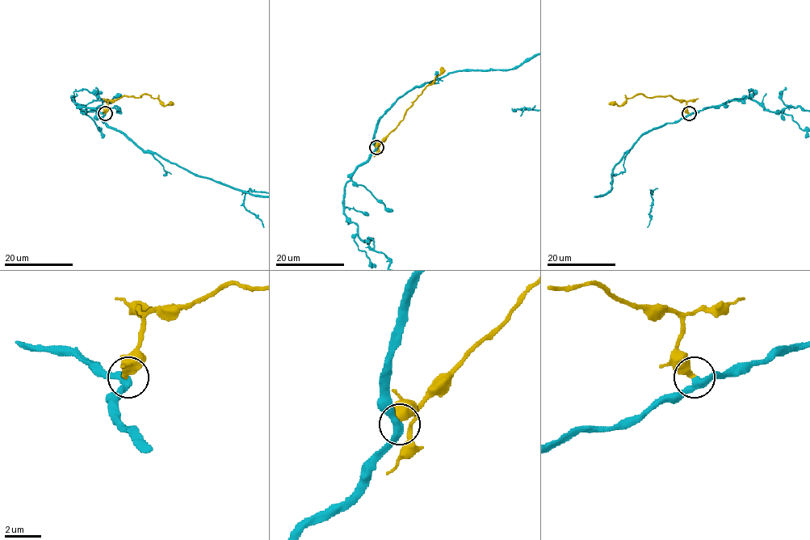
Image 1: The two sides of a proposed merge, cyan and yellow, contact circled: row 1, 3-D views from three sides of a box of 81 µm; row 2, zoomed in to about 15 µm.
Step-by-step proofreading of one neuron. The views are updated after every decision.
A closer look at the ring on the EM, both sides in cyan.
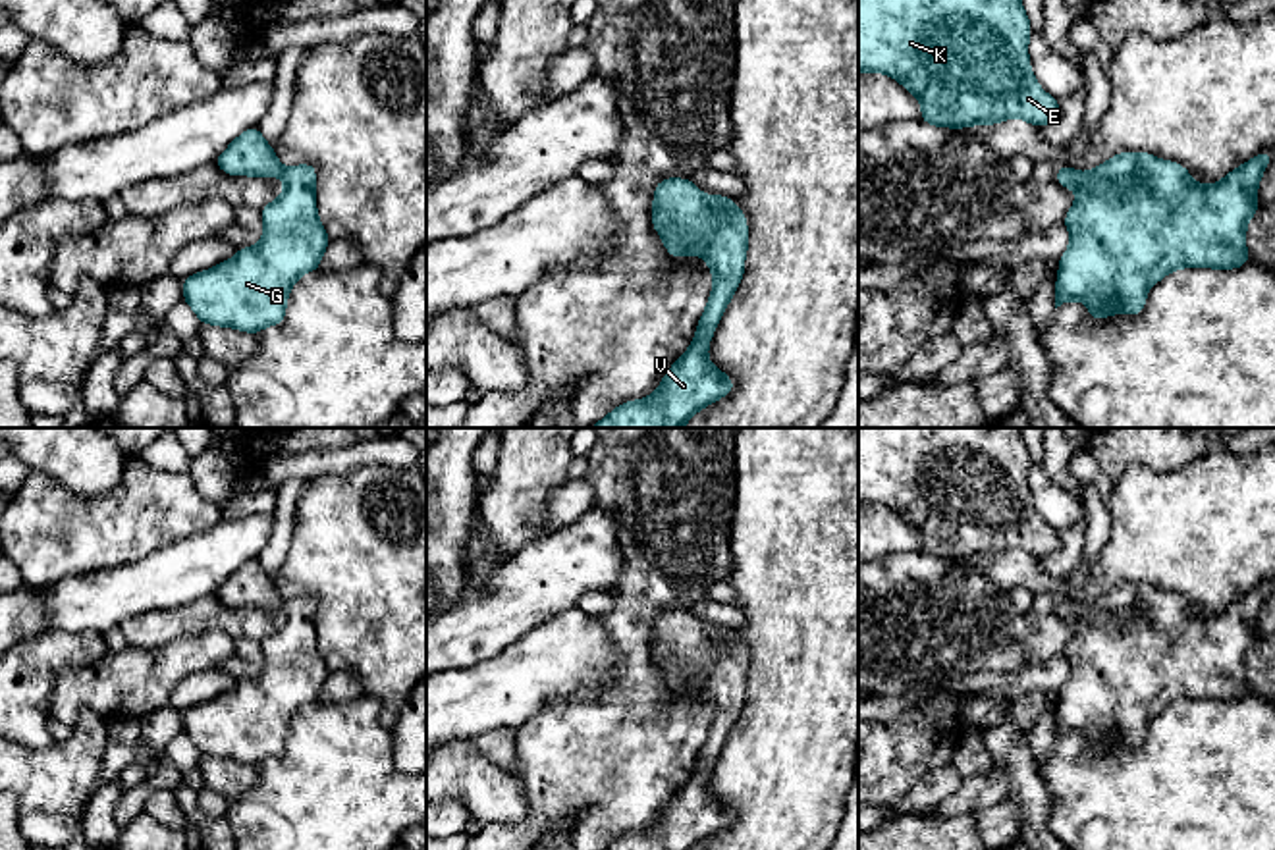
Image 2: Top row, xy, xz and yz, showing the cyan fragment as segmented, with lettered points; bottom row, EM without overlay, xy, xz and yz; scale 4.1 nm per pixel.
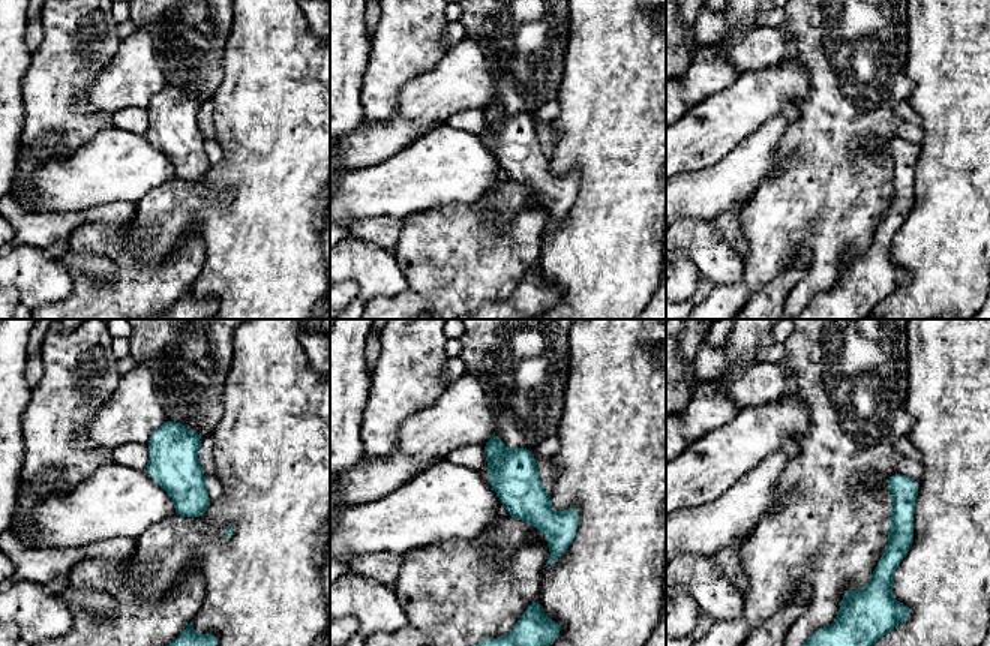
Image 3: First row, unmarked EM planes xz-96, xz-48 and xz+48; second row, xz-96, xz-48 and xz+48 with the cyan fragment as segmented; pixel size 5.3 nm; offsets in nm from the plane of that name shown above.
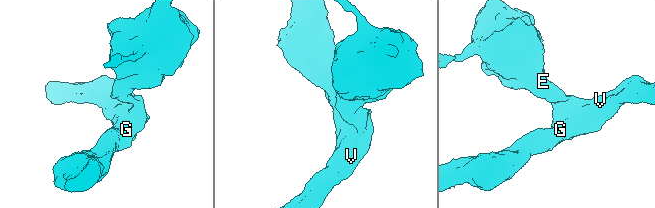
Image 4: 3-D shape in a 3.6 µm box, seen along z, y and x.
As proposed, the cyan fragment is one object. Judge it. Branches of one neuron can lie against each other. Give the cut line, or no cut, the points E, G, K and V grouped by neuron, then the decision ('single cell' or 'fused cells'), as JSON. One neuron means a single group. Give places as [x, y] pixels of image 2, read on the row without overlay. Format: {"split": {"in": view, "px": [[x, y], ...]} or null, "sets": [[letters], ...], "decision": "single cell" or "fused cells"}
{"split": null, "sets": [["E", "G", "K", "V"]], "decision": "single cell"}

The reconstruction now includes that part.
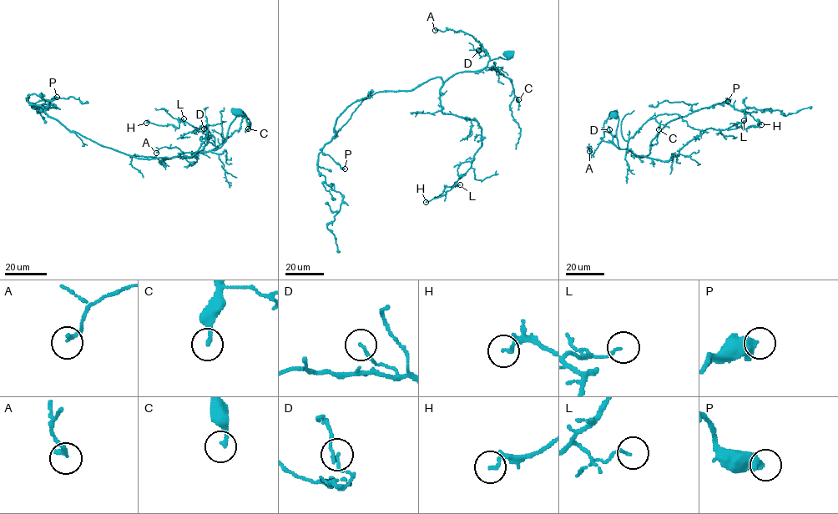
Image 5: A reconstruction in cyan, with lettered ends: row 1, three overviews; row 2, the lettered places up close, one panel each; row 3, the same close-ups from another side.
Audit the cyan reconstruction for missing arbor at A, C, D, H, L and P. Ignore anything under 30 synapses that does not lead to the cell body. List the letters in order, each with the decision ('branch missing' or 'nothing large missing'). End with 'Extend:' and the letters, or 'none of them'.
A: nothing large missing
C: nothing large missing
D: nothing large missing
H: nothing large missing
L: nothing large missing
P: nothing large missing
Extend: none of them

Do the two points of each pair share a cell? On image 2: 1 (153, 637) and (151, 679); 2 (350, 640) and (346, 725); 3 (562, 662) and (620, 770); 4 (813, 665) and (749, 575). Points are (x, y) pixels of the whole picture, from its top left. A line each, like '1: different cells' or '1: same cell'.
1: different cells
2: different cells
3: different cells
4: same cell

